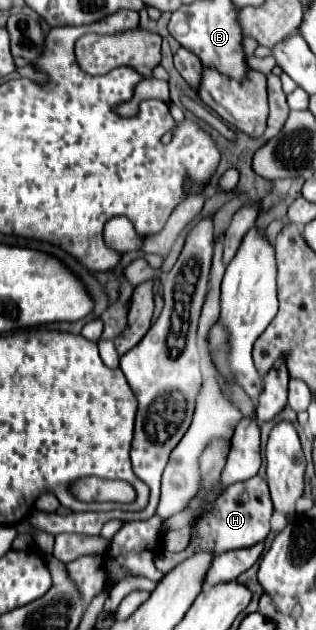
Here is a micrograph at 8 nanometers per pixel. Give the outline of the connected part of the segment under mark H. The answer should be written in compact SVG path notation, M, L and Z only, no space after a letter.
M253 476L253 478L245 480L245 482L231 484L219 496L213 514L205 516L205 520L199 522L199 526L197 526L197 540L189 548L185 548L183 552L179 552L179 554L171 554L167 550L159 552L157 554L157 568L163 574L167 574L173 566L177 566L183 558L187 558L189 554L193 554L197 548L213 550L215 554L221 554L221 552L227 552L227 550L253 546L253 544L257 544L257 542L261 542L261 540L267 538L271 514L273 514L273 504L271 504L267 482L263 478Z

